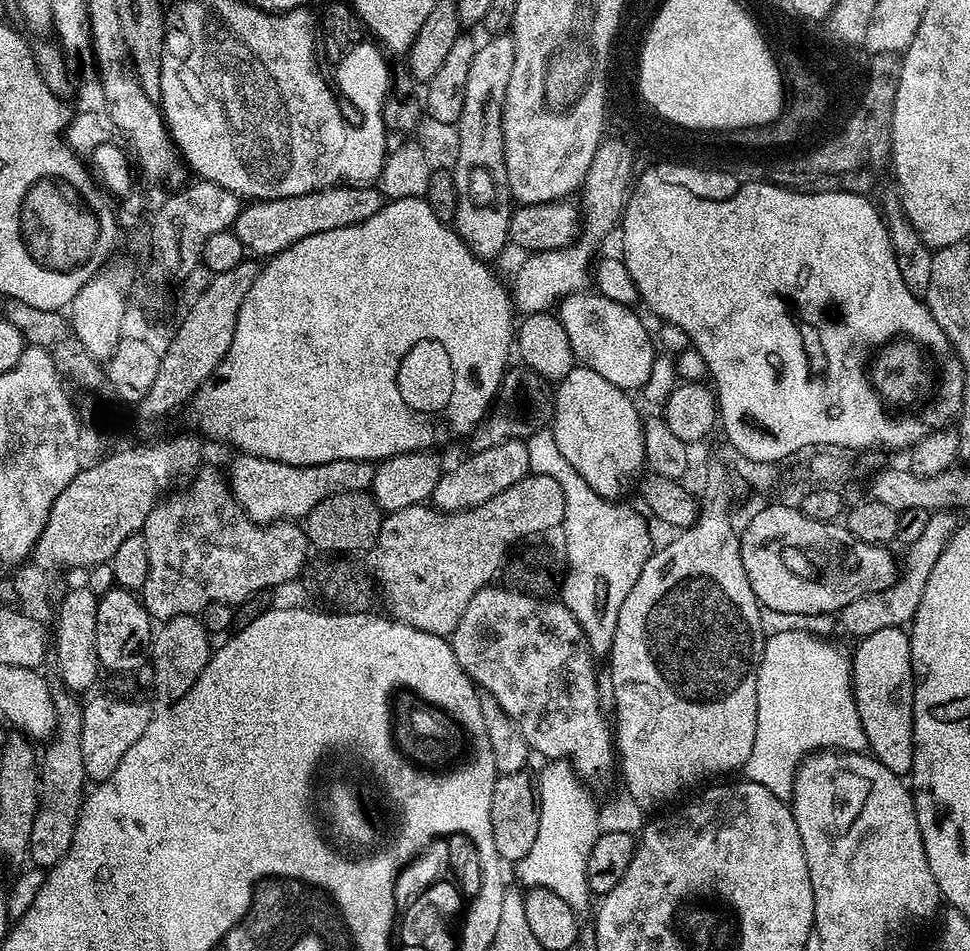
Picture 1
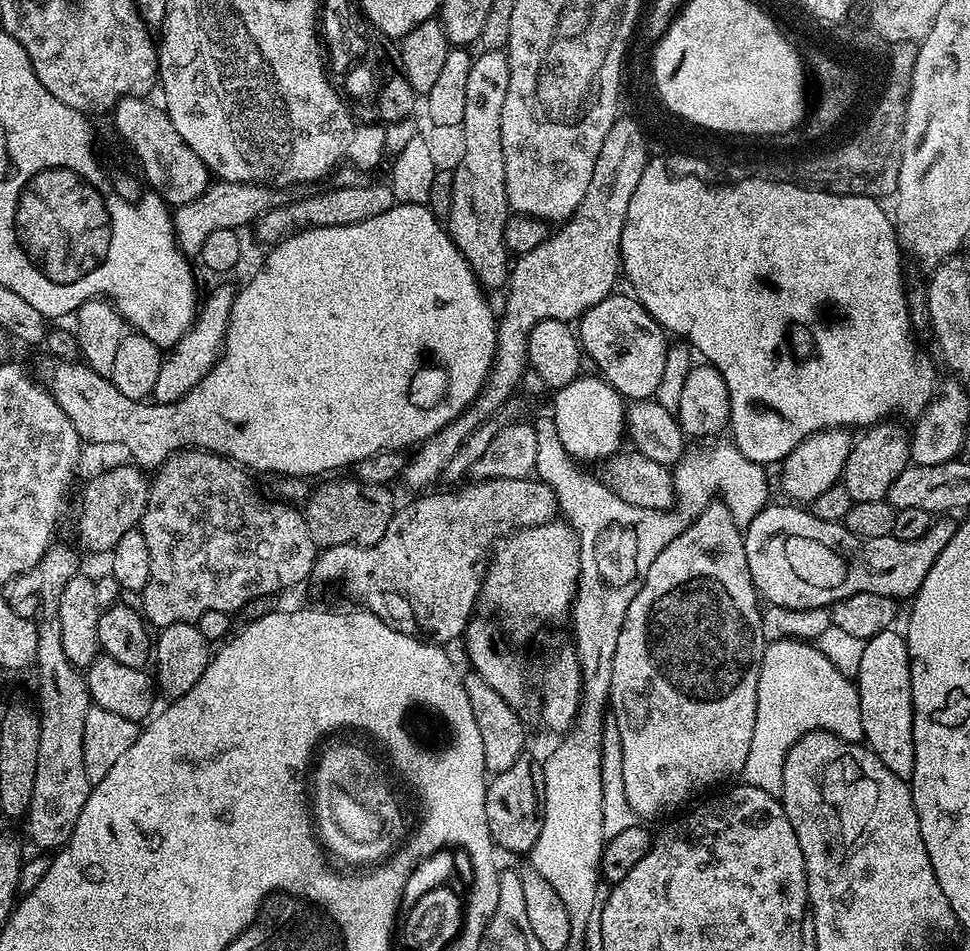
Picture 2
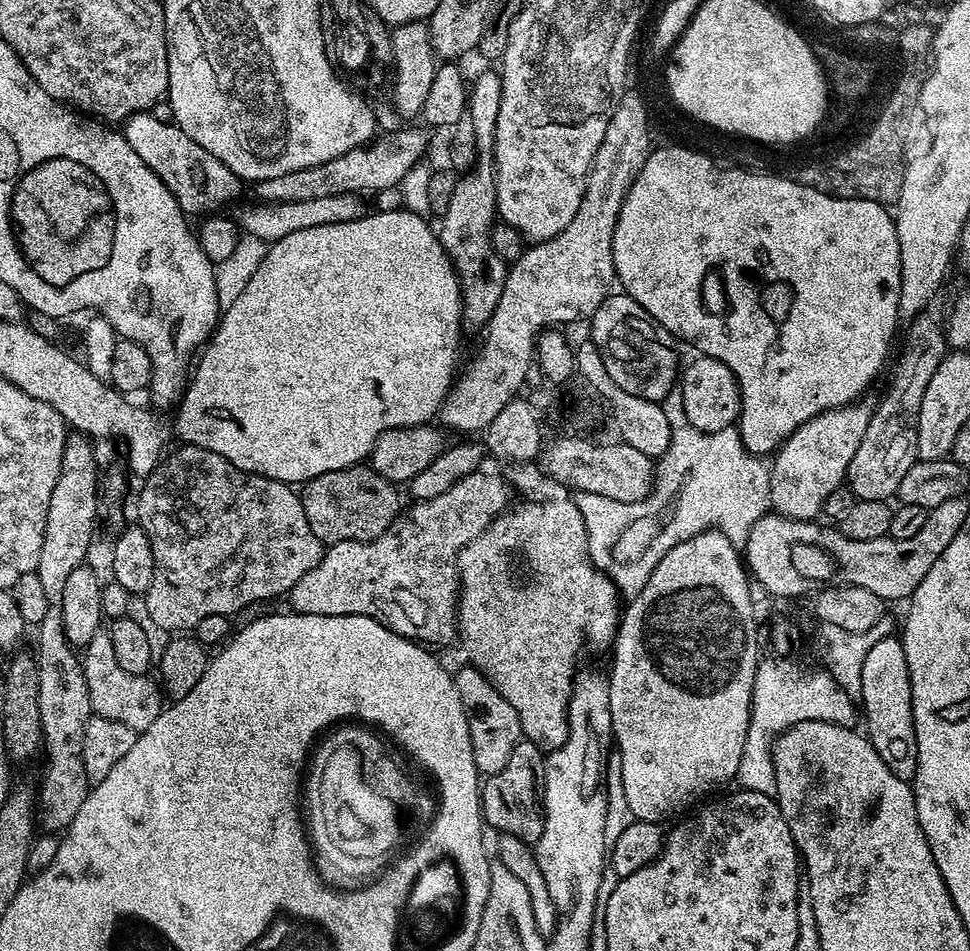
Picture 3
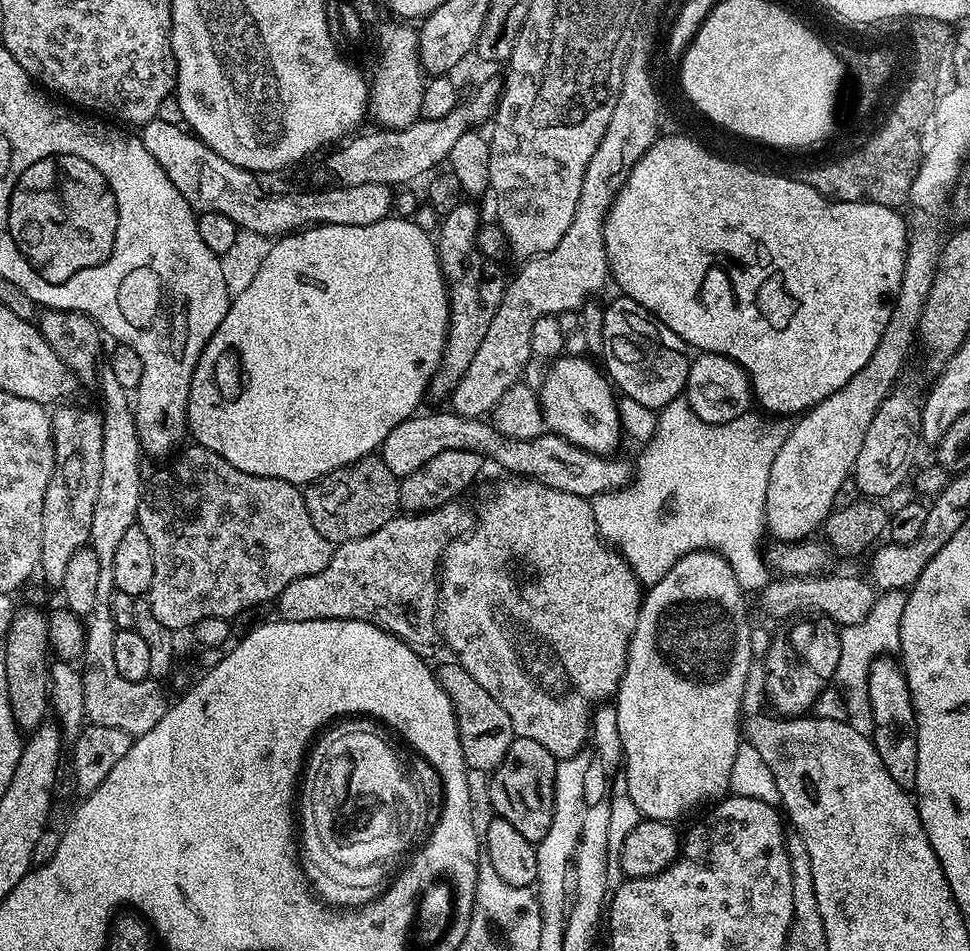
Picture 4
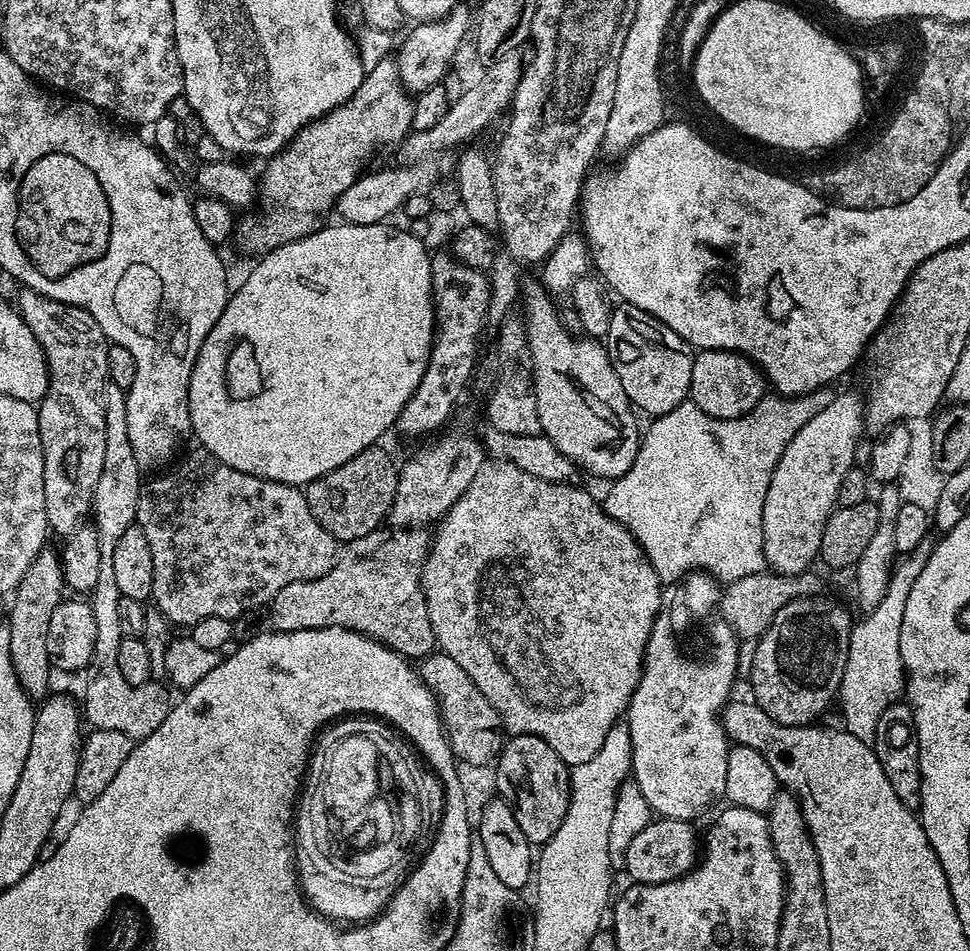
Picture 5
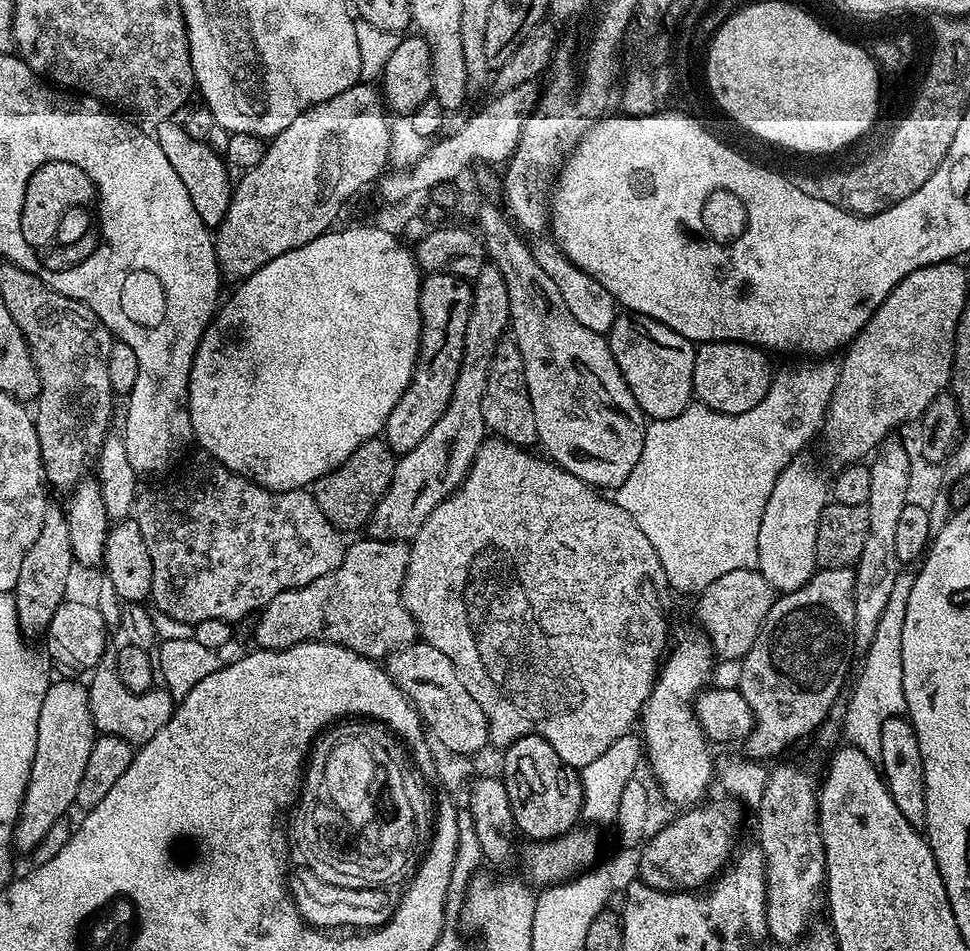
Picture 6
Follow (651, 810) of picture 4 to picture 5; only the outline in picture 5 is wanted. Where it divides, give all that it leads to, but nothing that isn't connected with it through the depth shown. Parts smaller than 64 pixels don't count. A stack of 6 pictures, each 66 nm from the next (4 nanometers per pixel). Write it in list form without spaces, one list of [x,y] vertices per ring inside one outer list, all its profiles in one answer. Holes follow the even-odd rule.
[[[701,571],[689,572],[661,591],[660,611],[656,613],[644,651],[644,669],[628,703],[626,723],[633,747],[630,776],[651,811],[665,820],[695,821],[695,816],[702,815],[716,799],[724,796],[730,741],[720,725],[720,713],[733,695],[732,683],[736,680],[742,644],[718,611],[721,595],[721,585]]]

